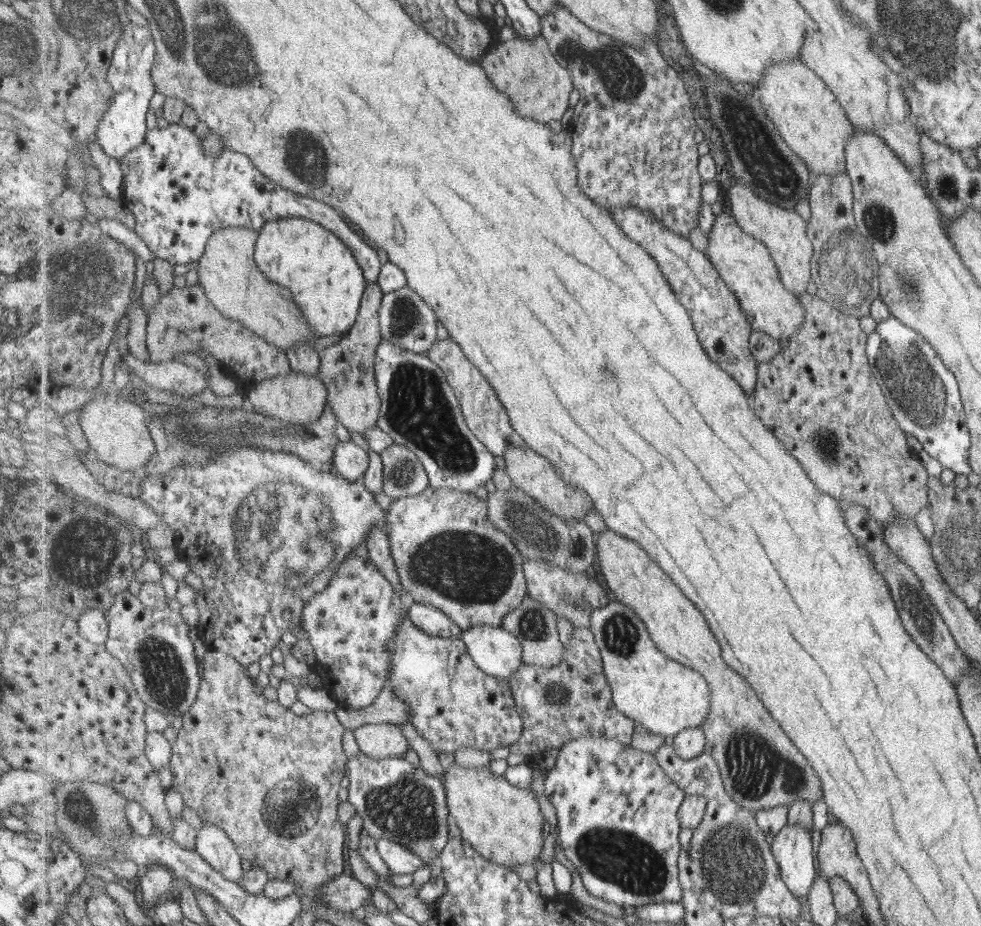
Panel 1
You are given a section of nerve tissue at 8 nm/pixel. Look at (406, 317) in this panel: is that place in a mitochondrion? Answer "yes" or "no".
yes

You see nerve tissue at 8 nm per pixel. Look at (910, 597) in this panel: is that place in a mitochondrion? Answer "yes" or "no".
yes

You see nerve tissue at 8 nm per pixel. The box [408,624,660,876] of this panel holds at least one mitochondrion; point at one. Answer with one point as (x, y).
(557, 693)

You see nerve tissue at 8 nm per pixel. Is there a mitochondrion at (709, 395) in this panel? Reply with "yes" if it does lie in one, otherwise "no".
no

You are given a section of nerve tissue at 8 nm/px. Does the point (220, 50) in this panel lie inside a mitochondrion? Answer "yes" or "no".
yes

